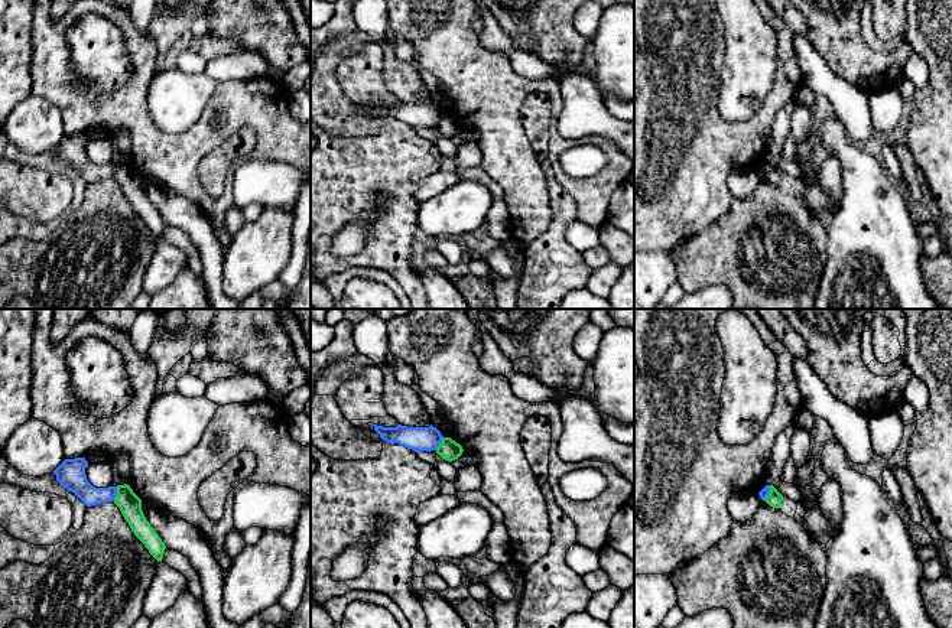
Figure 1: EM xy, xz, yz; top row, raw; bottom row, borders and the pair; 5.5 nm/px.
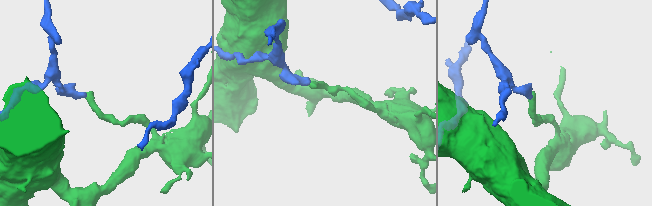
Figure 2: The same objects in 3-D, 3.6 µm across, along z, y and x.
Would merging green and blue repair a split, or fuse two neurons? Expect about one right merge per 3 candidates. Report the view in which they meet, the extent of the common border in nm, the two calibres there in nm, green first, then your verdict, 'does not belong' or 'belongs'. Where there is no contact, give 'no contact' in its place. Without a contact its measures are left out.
xy | 80 nm | 130/130 nm | does not belong

